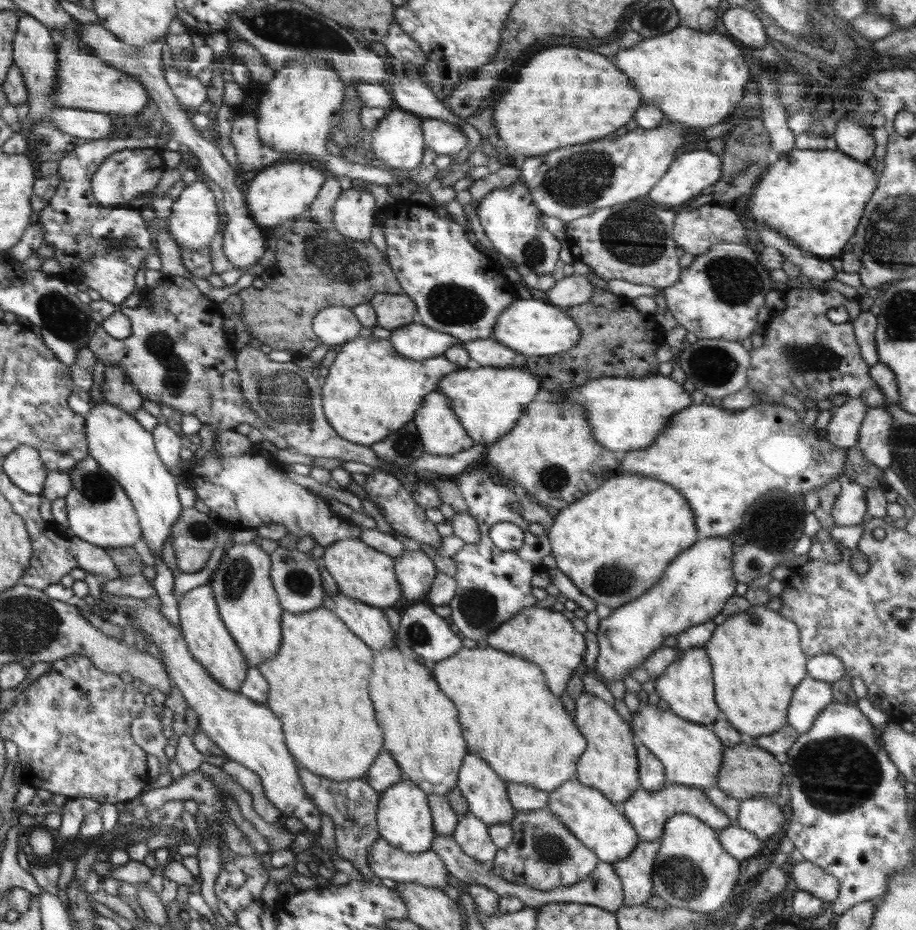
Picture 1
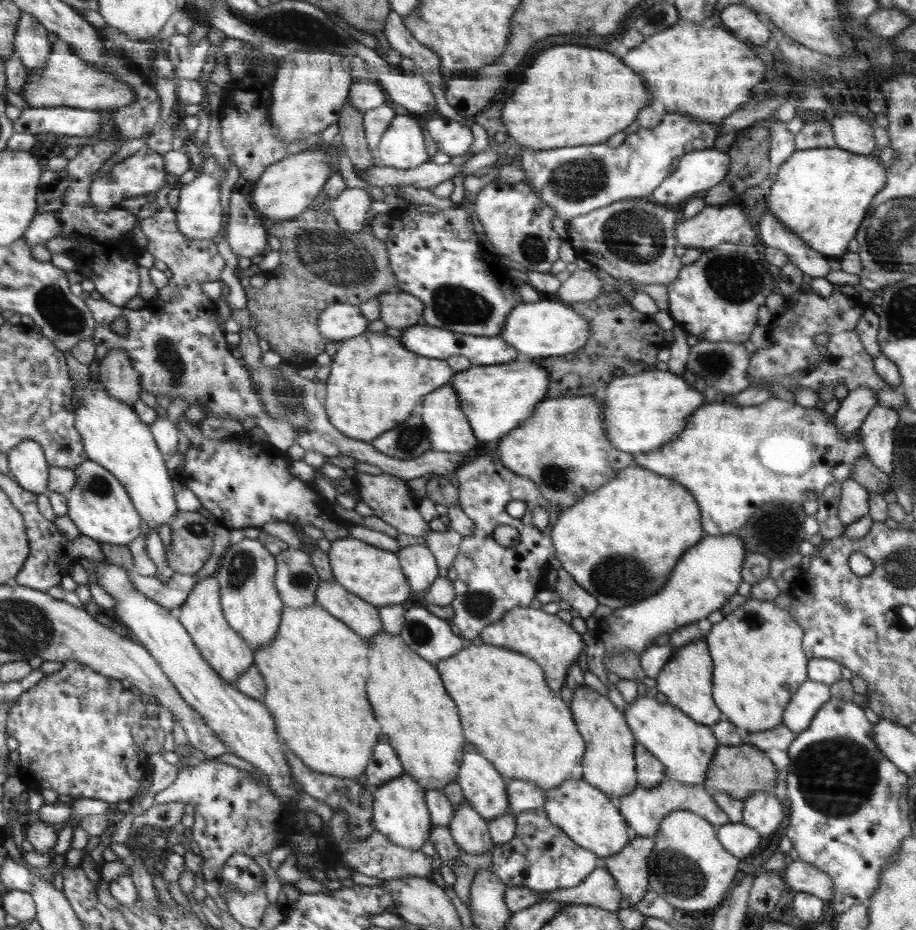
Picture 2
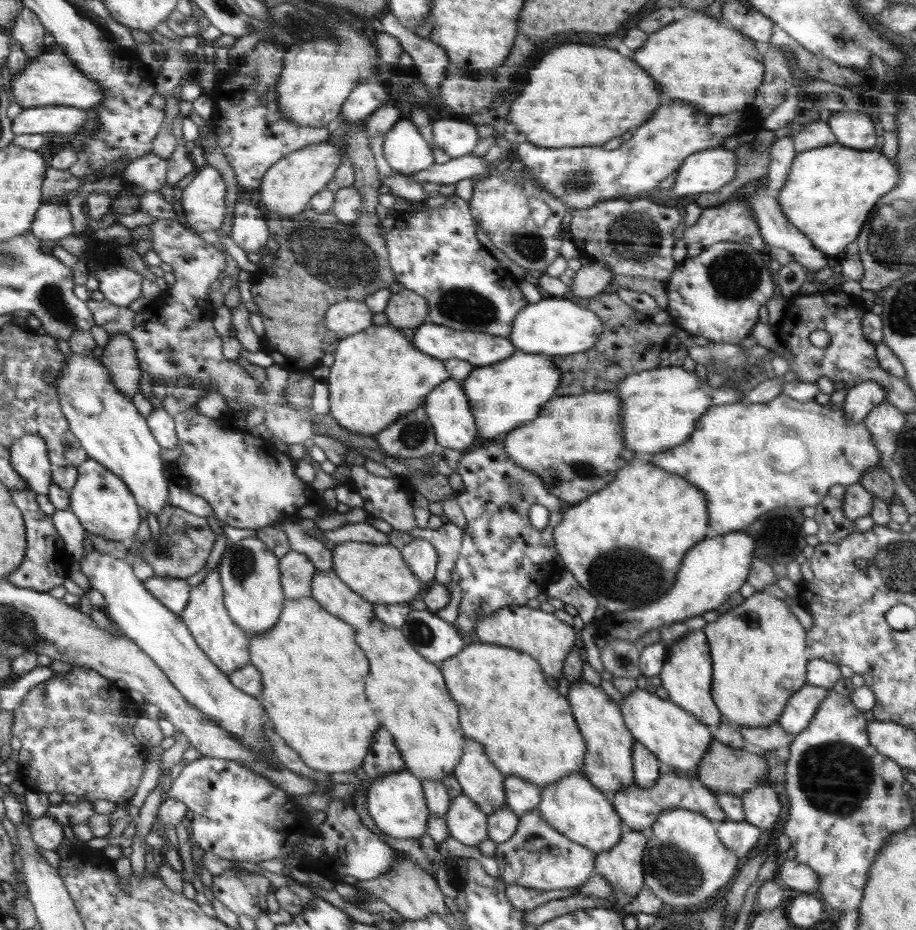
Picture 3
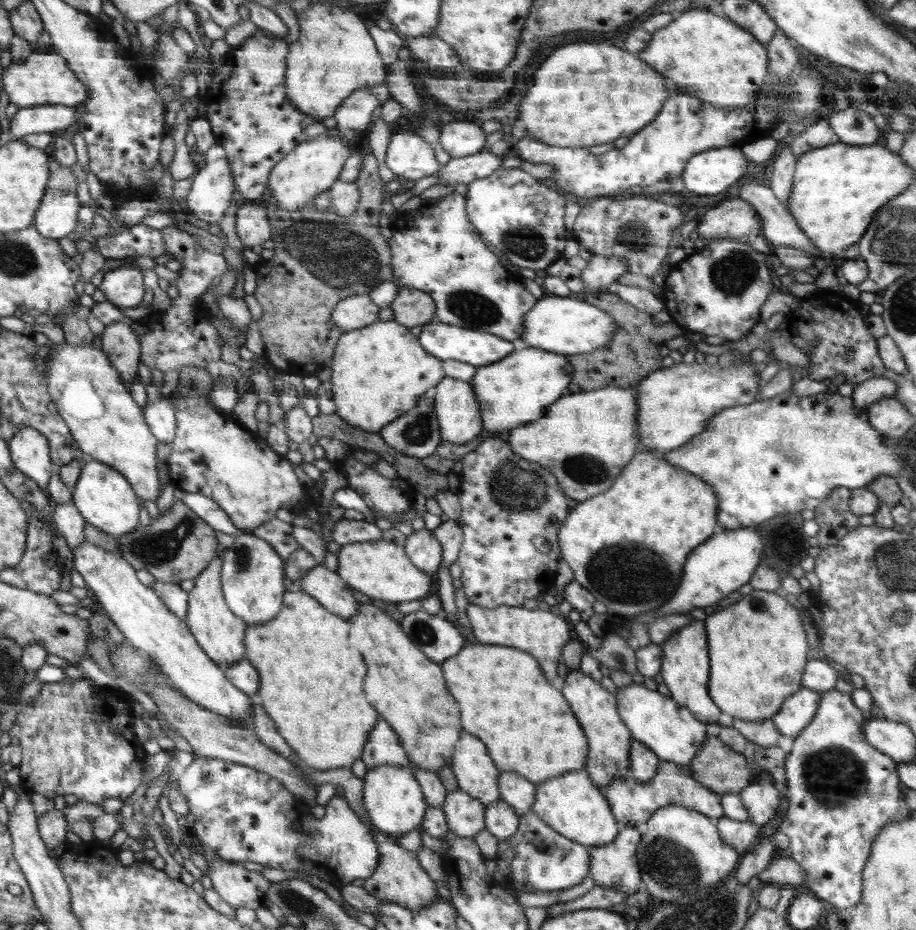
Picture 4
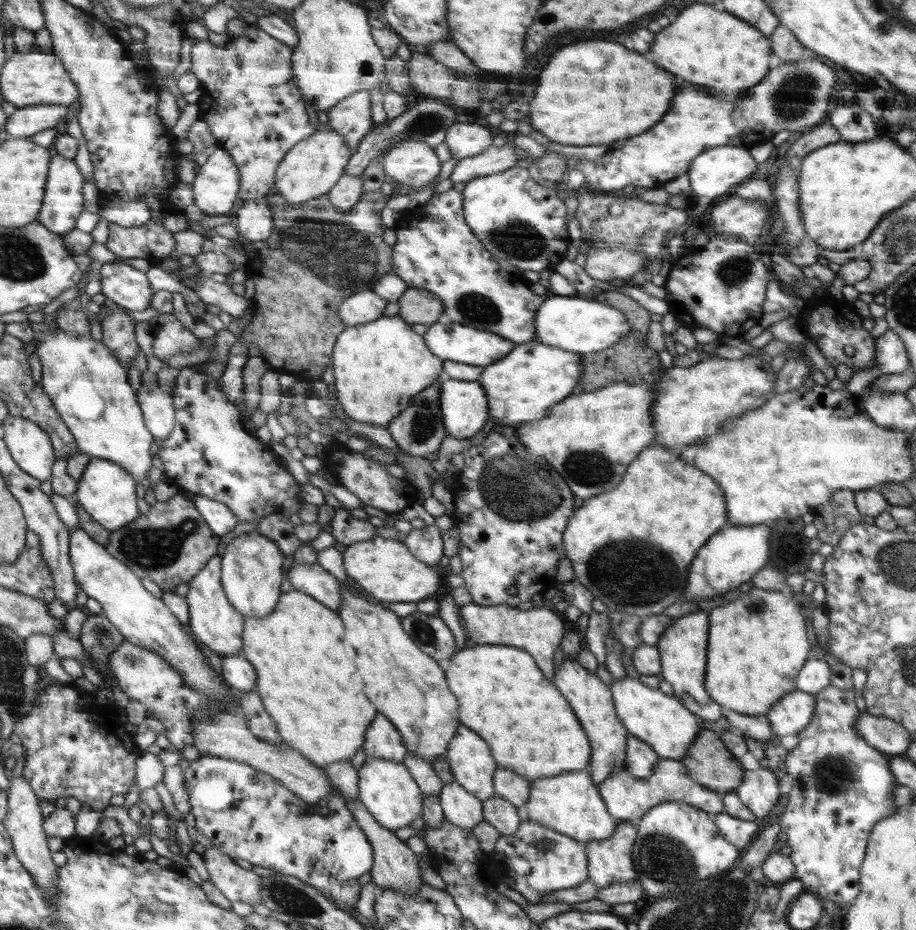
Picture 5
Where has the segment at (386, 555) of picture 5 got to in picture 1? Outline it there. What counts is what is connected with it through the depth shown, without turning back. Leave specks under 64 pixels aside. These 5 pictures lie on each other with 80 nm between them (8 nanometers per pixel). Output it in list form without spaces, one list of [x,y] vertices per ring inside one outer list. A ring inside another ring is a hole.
[[[345,539],[326,547],[323,561],[328,574],[334,578],[339,592],[346,596],[384,610],[400,600],[401,583],[397,576],[397,562],[378,549],[371,548],[360,539]]]

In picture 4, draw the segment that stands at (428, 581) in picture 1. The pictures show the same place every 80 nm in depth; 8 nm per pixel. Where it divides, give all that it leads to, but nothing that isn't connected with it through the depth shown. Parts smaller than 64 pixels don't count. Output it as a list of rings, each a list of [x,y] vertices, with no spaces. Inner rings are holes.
[[[424,528],[416,531],[406,540],[405,552],[418,569],[428,574],[436,574],[442,561],[442,547],[432,531]]]

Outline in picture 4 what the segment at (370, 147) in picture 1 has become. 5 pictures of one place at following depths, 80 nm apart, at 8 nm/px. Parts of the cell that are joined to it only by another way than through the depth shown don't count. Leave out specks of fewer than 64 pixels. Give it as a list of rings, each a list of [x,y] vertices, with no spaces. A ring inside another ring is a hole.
[[[397,127],[390,136],[386,150],[386,166],[394,174],[416,182],[424,176],[440,171],[434,150],[412,129]]]

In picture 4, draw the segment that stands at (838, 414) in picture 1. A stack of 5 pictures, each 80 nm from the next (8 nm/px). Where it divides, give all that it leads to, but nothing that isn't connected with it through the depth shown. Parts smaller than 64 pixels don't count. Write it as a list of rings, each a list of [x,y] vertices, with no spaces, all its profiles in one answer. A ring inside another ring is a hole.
[[[871,378],[857,384],[850,396],[854,408],[864,413],[875,401],[892,397],[897,391],[897,384],[889,378]]]

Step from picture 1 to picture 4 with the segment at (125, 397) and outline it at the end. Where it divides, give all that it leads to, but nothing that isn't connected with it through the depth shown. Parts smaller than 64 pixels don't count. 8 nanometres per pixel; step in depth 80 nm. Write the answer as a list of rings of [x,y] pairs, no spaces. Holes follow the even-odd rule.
[[[114,322],[106,326],[101,338],[102,348],[120,371],[122,381],[130,388],[137,379],[141,357],[141,344],[135,331],[123,322]]]

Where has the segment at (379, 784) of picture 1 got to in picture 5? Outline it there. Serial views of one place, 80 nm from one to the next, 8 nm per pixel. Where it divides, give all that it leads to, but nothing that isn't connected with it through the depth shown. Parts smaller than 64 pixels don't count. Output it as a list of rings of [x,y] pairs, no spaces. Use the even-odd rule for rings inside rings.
[[[378,716],[378,720],[374,720],[374,724],[366,731],[363,750],[367,758],[383,758],[400,763],[408,751],[404,746],[402,735],[386,716]]]

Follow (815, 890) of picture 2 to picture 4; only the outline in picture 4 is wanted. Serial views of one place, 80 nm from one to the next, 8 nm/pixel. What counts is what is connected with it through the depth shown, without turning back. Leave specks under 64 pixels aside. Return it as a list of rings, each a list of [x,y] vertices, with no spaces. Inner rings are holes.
[[[780,857],[770,861],[769,865],[757,874],[764,884],[778,884],[779,886],[805,886],[806,871],[790,857]]]

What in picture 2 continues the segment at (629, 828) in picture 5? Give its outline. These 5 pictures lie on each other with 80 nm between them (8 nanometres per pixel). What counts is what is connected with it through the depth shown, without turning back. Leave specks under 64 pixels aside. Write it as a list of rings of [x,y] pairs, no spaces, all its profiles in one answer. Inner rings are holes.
[[[633,834],[620,852],[601,860],[619,886],[620,908],[635,906],[650,889],[648,860],[654,845],[654,837]]]

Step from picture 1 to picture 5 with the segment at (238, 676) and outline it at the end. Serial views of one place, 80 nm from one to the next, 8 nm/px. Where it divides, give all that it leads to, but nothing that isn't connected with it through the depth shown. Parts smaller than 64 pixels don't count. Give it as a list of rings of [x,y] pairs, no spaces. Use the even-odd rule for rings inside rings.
[[[222,555],[213,556],[202,572],[194,576],[188,583],[186,602],[189,606],[188,625],[194,636],[218,656],[242,653],[242,632],[244,632],[245,617],[233,607],[226,598],[221,582]]]

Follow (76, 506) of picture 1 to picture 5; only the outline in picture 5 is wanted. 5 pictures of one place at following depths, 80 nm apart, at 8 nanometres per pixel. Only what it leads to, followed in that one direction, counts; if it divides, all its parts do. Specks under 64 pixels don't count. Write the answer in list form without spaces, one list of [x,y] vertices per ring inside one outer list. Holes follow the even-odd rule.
[[[94,457],[86,465],[83,475],[78,480],[74,500],[78,502],[78,505],[80,505],[86,513],[90,514],[92,519],[96,520],[96,523],[112,532],[118,531],[118,529],[122,529],[126,527],[126,525],[130,525],[132,520],[136,519],[136,516],[138,516],[136,498],[138,497],[141,497],[141,495],[136,496],[136,480],[134,480],[134,477],[129,472],[126,472],[125,468],[122,468],[120,464],[116,464],[112,460]]]

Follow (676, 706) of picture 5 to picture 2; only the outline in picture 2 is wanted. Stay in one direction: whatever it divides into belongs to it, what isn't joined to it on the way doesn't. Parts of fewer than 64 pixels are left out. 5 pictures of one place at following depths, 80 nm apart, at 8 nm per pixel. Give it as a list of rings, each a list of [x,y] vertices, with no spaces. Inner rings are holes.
[[[646,695],[626,707],[626,720],[638,742],[646,747],[664,766],[664,780],[672,779],[685,784],[704,785],[711,760],[719,746],[709,725],[694,722],[673,704],[662,704]]]

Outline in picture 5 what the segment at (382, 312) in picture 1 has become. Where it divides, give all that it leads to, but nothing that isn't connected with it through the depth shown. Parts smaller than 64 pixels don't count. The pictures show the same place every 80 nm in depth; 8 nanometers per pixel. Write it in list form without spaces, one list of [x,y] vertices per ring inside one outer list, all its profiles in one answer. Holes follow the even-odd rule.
[[[423,288],[405,290],[397,303],[400,305],[398,315],[408,324],[431,325],[444,318],[445,302]]]

